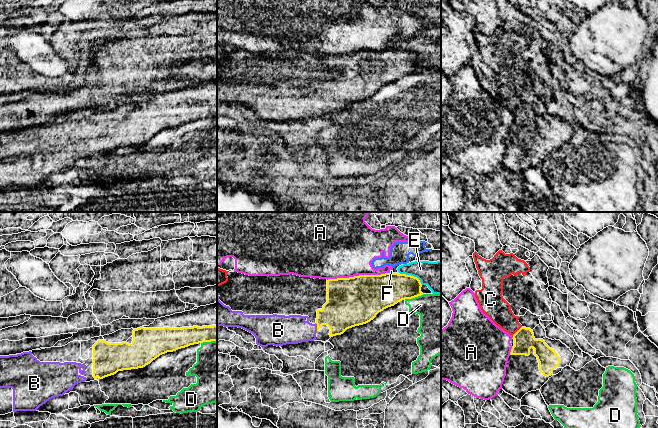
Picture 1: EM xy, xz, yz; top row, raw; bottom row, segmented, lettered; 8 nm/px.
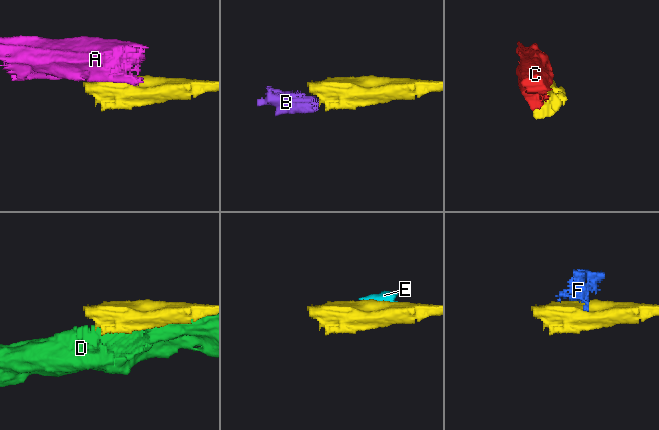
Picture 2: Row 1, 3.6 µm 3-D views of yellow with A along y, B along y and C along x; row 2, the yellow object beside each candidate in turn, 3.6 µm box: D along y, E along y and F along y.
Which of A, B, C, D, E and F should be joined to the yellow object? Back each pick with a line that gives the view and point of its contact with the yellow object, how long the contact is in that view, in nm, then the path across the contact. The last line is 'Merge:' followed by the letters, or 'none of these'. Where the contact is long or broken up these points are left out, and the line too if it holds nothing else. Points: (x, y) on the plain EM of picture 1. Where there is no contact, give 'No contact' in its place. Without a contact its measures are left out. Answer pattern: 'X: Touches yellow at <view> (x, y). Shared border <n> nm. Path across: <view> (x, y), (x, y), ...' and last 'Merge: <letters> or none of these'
B: Touches yellow at xz (317, 103). Shared border 70 nm. Path across: xz (343, 86), (327, 92), (317, 103), (312, 105), (293, 105)
Merge: B

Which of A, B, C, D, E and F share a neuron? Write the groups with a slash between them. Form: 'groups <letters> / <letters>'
groups A F / B / C / D / E

